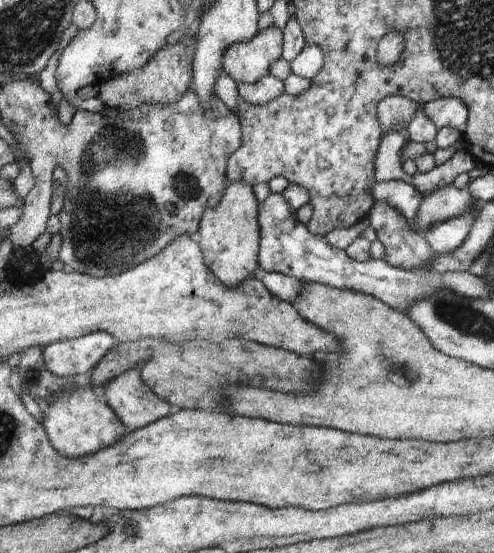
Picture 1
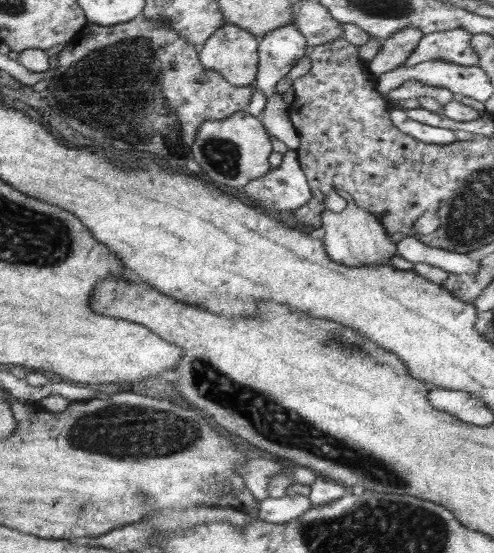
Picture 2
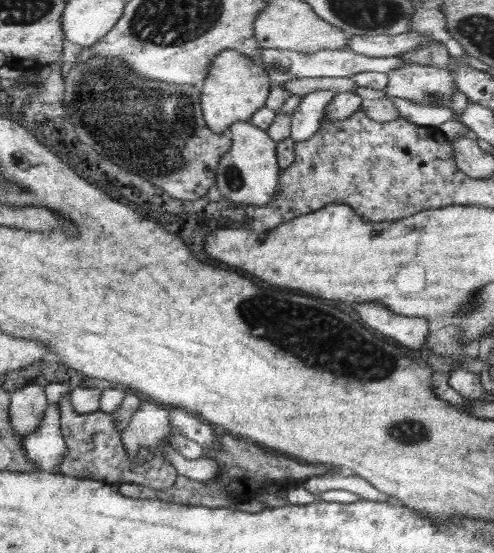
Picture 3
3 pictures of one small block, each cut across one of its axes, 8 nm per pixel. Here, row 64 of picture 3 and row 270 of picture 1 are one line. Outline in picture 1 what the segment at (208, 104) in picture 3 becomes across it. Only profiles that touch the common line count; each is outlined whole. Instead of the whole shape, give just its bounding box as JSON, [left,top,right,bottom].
[195,181,260,289]

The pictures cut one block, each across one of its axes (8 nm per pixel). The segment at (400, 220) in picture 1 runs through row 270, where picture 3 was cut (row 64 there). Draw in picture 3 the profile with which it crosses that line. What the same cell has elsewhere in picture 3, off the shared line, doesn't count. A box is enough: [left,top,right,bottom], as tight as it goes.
[385,63,455,106]

